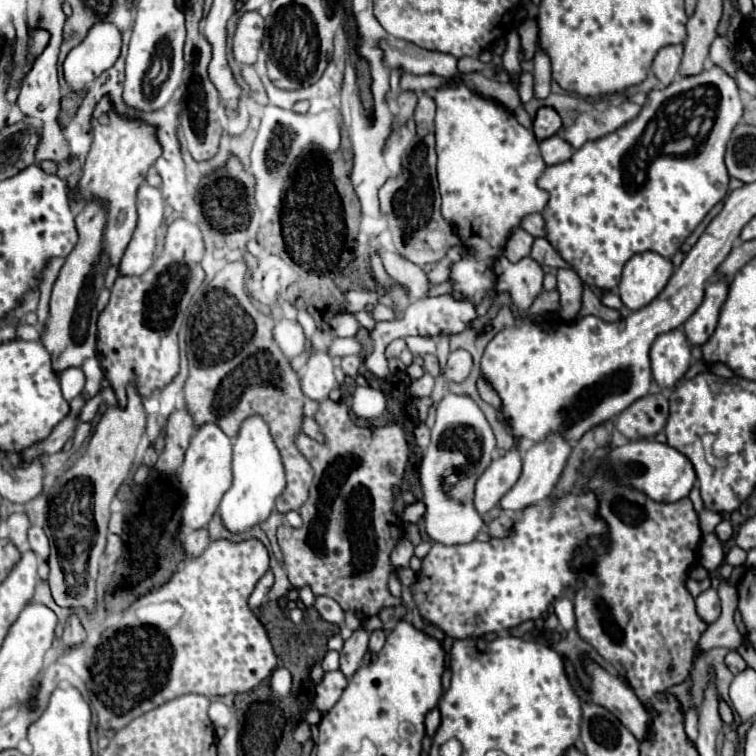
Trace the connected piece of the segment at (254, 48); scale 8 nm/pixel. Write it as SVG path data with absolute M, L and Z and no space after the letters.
M245 12L233 36L233 54L241 64L255 64L265 36L265 20L259 12Z

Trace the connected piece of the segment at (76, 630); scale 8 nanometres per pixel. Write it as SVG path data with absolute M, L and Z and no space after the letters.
M73 614L73 616L67 620L61 642L63 642L65 648L73 648L73 646L79 646L81 642L85 642L85 632L83 632L83 626L81 626L77 614Z

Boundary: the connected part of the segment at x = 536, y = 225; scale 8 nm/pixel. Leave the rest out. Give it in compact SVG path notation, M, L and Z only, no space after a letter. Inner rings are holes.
M531 214L531 218L523 220L523 230L527 230L531 236L535 238L545 238L547 230L545 230L545 220L541 214Z

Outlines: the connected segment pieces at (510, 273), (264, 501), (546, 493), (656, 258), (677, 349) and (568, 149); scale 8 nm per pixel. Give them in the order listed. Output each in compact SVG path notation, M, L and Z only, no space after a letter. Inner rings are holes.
M531 256L511 264L509 260L501 258L495 264L495 272L497 272L497 290L499 292L509 292L513 304L523 310L523 314L527 312L527 308L531 306L531 302L535 300L535 296L543 290L543 268L539 262L535 262Z
M259 416L243 422L237 440L233 442L233 484L219 502L219 518L231 534L243 534L253 526L265 522L275 508L275 502L285 490L285 468L281 454Z
M551 434L547 440L533 444L523 454L523 472L521 472L517 484L501 498L499 508L501 510L523 512L529 506L537 506L537 504L545 502L551 496L551 492L553 492L553 488L555 488L555 484L557 484L563 468L565 468L569 452L571 452L571 446L567 442L563 442L563 438L559 438L557 434Z
M643 252L635 254L623 268L619 282L619 296L631 312L645 308L653 298L667 286L673 274L671 260L655 254Z
M681 330L661 334L651 346L651 370L659 388L673 388L689 370L691 348Z
M555 134L551 138L545 138L545 140L541 140L539 146L541 146L541 154L543 154L545 164L549 164L549 166L565 162L575 152L573 146L563 138L563 134Z

